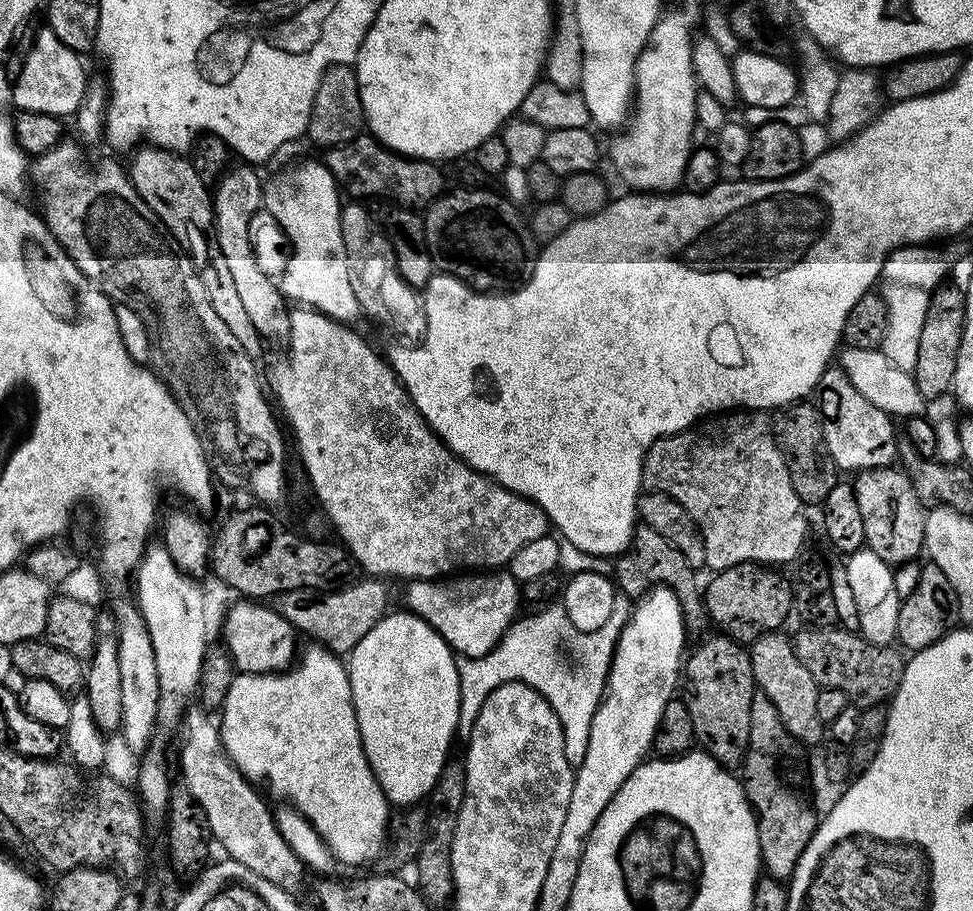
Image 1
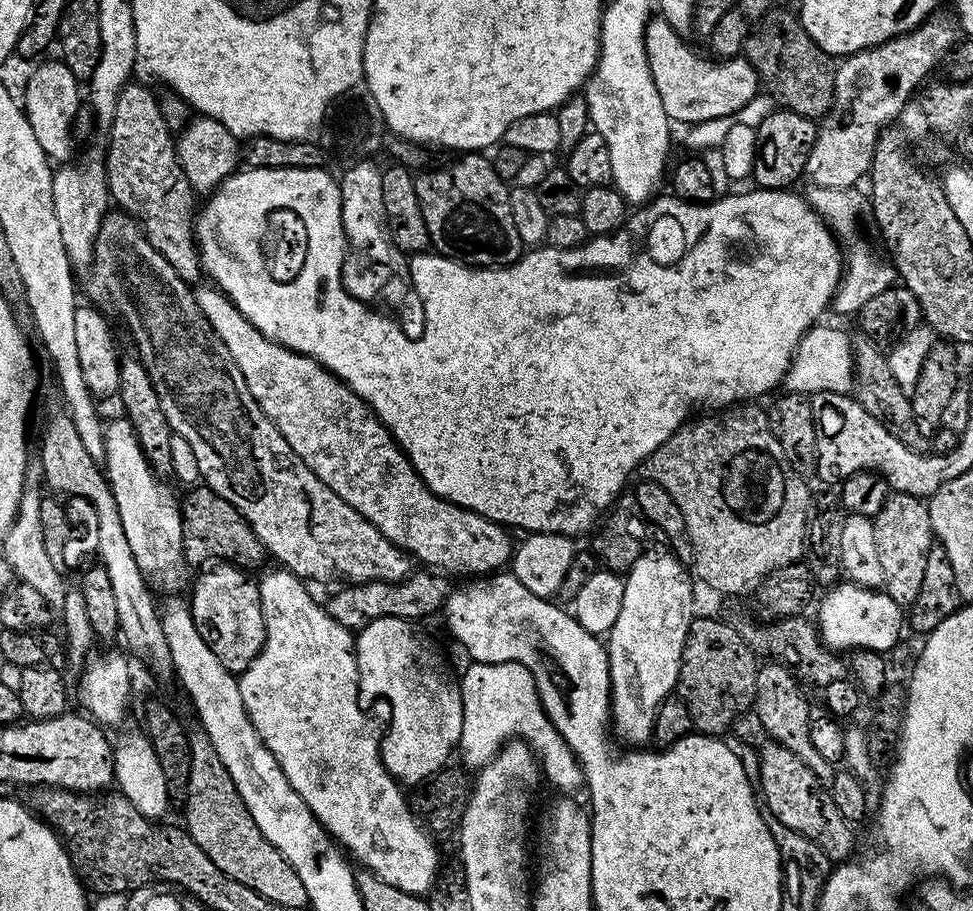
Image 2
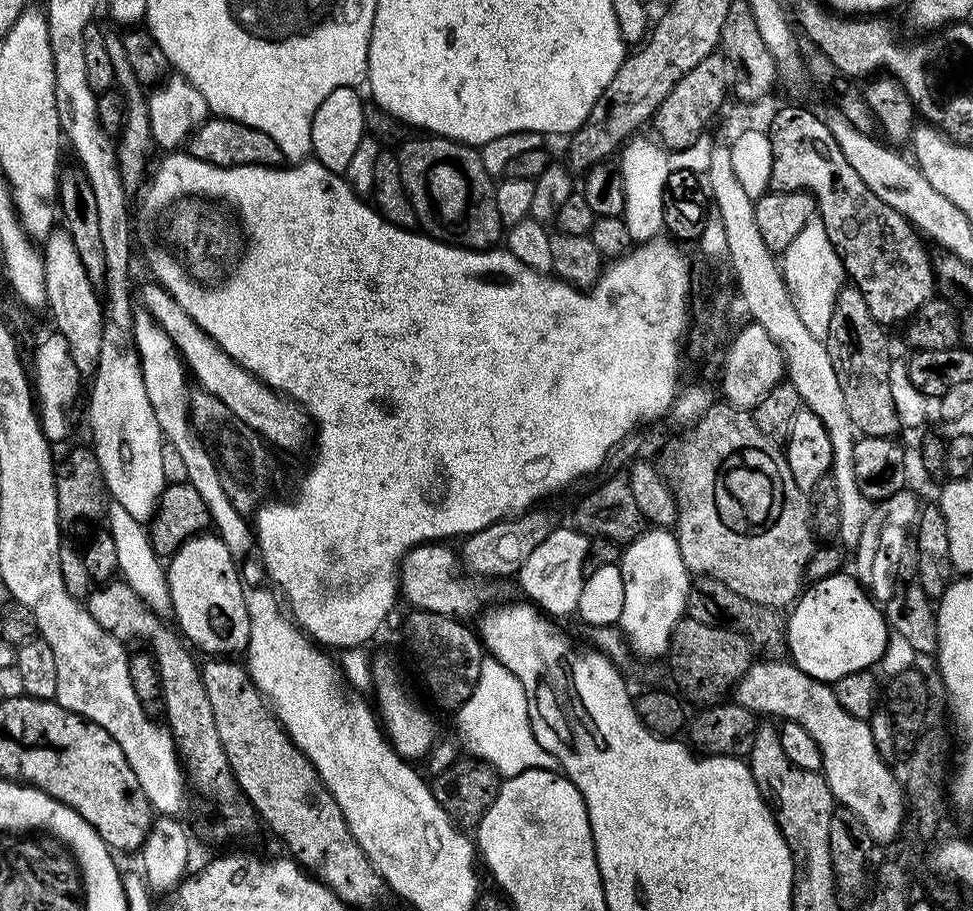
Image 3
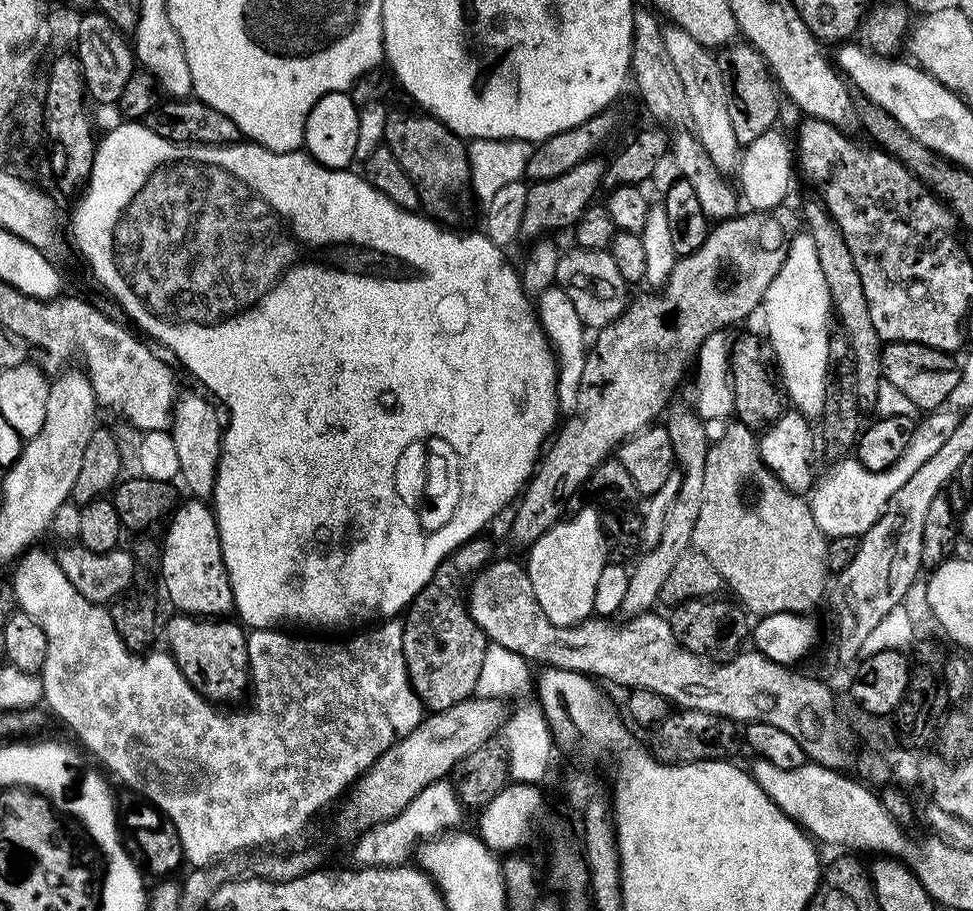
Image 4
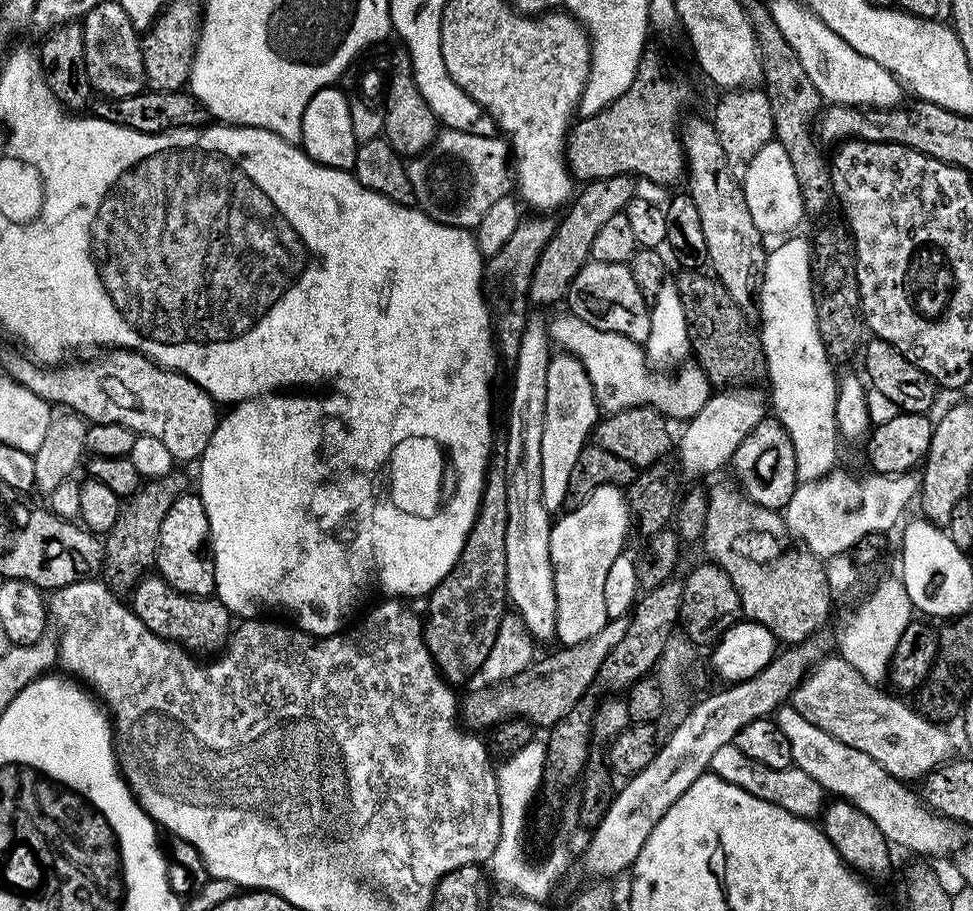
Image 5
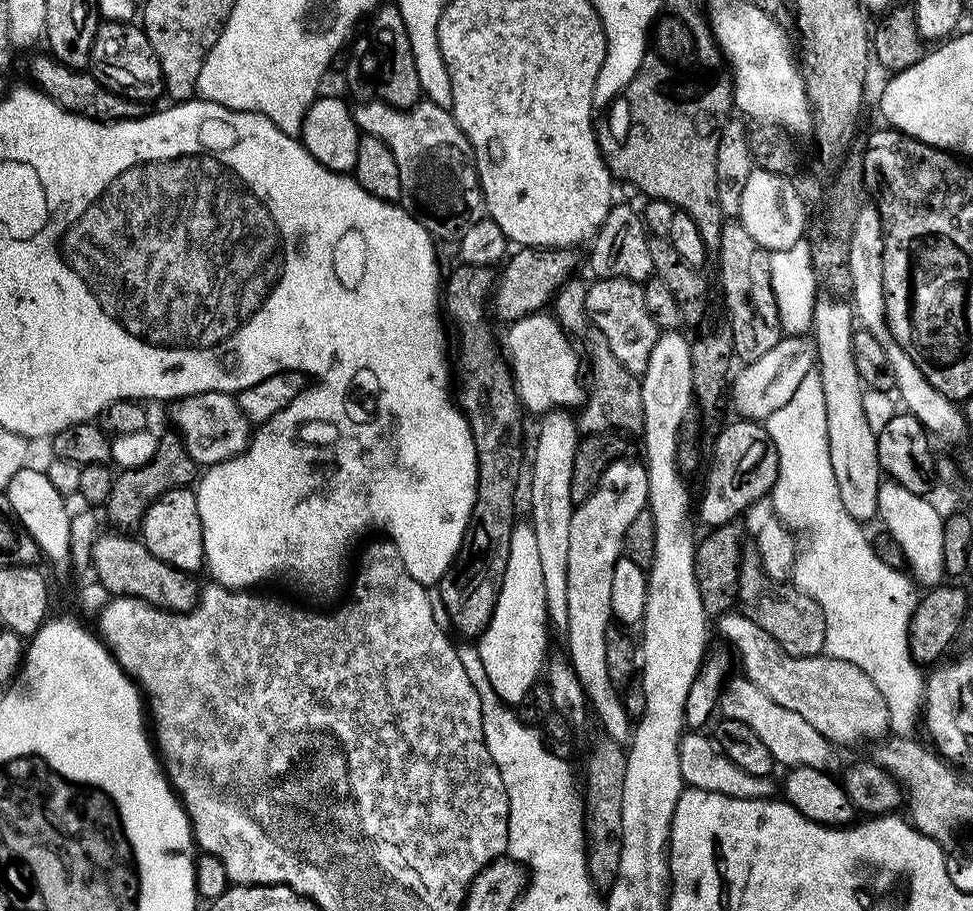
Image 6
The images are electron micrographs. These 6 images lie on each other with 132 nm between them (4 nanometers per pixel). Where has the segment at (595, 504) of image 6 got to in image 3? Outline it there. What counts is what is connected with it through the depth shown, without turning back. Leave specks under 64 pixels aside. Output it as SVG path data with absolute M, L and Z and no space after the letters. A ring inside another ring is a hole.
M553 527L550 538L546 538L546 542L542 542L531 552L530 558L526 558L526 562L522 562L518 573L518 581L520 580L520 588L525 592L527 599L531 601L535 607L549 617L573 615L578 606L578 598L582 598L582 586L584 585L584 577L586 575L586 561L589 553L589 537L582 532L577 532L575 527L568 528Z

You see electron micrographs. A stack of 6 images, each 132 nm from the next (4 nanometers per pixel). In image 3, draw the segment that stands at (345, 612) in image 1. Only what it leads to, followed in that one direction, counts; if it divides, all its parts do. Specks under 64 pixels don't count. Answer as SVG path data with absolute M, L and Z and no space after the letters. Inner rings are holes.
M532 510L527 514L505 518L490 525L489 528L473 532L463 541L463 567L476 578L481 578L480 576L515 577L520 571L522 562L526 562L526 558L530 558L531 552L540 543L546 542L546 538L550 538L554 527L554 521L552 521L550 513L536 511Z

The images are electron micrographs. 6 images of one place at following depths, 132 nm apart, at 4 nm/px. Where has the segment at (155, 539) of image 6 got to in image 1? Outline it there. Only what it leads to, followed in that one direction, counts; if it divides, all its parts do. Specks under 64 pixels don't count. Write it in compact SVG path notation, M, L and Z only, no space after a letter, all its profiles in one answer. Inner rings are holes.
M240 603L244 604L234 605L224 620L224 641L222 641L223 647L232 658L235 671L240 674L249 672L266 676L293 667L298 656L298 648L296 652L298 633L292 623L282 618L275 607L267 603Z

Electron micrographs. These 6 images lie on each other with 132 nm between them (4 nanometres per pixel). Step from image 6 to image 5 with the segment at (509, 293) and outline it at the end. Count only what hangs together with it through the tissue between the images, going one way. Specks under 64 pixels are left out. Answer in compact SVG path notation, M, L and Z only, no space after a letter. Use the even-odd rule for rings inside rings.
M632 176L590 180L581 187L584 188L581 192L579 189L573 195L570 203L563 209L564 217L559 217L550 242L546 242L542 256L534 266L534 274L528 287L528 299L533 305L556 304L559 300L561 303L567 297L574 274L582 270L582 266L588 263L592 255L594 237L598 234L598 229L612 215L623 212L633 196L637 195L638 188L635 183L637 184L637 181Z

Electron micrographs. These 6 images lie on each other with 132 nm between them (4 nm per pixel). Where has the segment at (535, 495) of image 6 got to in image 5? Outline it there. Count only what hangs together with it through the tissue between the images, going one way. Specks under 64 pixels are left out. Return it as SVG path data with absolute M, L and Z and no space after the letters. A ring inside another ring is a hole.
M567 354L553 355L550 370L546 370L546 418L542 426L542 502L546 502L548 512L556 514L564 508L570 473L593 435L598 423L596 412L596 395L580 359Z

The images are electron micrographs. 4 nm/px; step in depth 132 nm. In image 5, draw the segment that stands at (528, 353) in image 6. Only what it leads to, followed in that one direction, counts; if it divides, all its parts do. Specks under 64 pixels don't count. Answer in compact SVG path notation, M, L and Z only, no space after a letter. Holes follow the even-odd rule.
M571 314L551 318L548 339L561 353L580 359L592 383L596 403L605 413L647 406L673 421L687 422L706 406L710 395L708 376L695 362L681 363L676 376L652 372L653 365L641 345L622 334L598 330L598 326L590 326L590 322L582 322L582 318Z

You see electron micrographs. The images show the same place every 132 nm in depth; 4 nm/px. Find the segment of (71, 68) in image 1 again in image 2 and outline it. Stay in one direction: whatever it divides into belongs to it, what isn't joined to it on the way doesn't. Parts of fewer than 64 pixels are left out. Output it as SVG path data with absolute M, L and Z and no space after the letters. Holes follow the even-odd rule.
M61 60L40 65L28 78L22 97L26 118L42 150L51 161L64 164L73 159L75 143L71 126L74 117L81 111L82 88L70 68Z

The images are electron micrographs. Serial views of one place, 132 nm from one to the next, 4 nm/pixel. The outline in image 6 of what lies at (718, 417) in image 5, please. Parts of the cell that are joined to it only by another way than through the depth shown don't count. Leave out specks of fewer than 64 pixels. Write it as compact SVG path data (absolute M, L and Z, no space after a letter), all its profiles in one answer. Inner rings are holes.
M811 335L782 336L779 342L760 358L745 363L741 367L743 369L735 373L730 384L730 398L734 400L736 414L743 419L767 421L774 410L780 410L790 402L791 395L798 390L799 383L806 378L806 374L815 369L816 358L817 344Z

